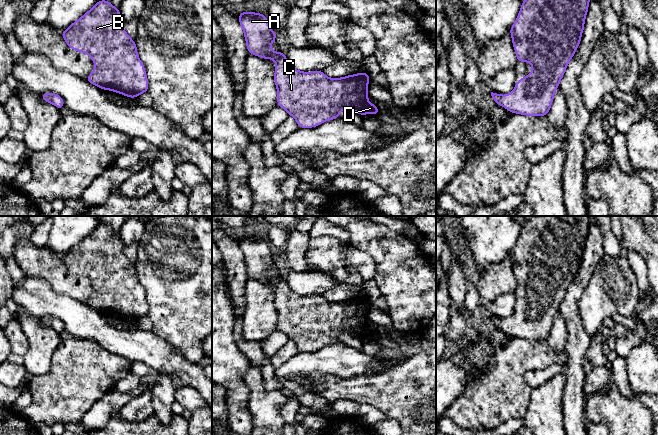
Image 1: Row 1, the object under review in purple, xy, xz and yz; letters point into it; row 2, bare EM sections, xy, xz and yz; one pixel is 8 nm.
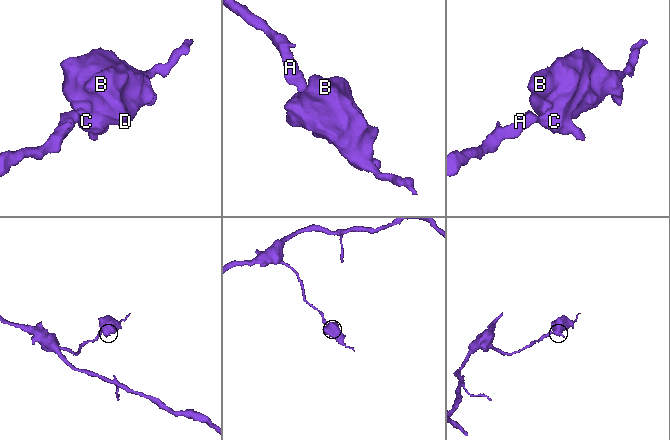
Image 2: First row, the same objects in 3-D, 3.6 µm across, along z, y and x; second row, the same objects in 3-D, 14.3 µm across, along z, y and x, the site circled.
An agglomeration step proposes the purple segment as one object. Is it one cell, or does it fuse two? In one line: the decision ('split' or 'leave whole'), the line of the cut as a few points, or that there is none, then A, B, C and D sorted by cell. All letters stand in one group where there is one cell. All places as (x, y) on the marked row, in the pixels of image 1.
leave whole | no cut | A B C D

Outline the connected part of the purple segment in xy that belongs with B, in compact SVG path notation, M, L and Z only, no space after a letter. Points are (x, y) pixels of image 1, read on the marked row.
M99 0L88 12L72 23L61 34L66 44L76 52L85 52L95 63L95 69L86 81L103 89L111 90L129 98L137 98L148 92L149 82L141 62L136 43L123 29L124 20L120 10L107 0Z

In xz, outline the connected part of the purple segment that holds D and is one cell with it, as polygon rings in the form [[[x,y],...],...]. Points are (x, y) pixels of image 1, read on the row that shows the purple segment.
[[[244,11],[238,16],[249,54],[276,62],[274,82],[277,87],[277,106],[284,108],[289,116],[297,121],[299,128],[314,128],[325,121],[335,120],[339,118],[343,108],[349,108],[361,116],[365,114],[378,116],[381,113],[376,104],[370,104],[367,100],[368,81],[371,79],[367,72],[342,78],[328,78],[321,70],[301,72],[290,65],[282,51],[271,50],[270,46],[276,40],[277,34],[270,28],[265,14]]]

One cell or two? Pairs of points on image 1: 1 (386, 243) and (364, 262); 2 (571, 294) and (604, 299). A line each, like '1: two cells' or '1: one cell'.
1: two cells
2: two cells

